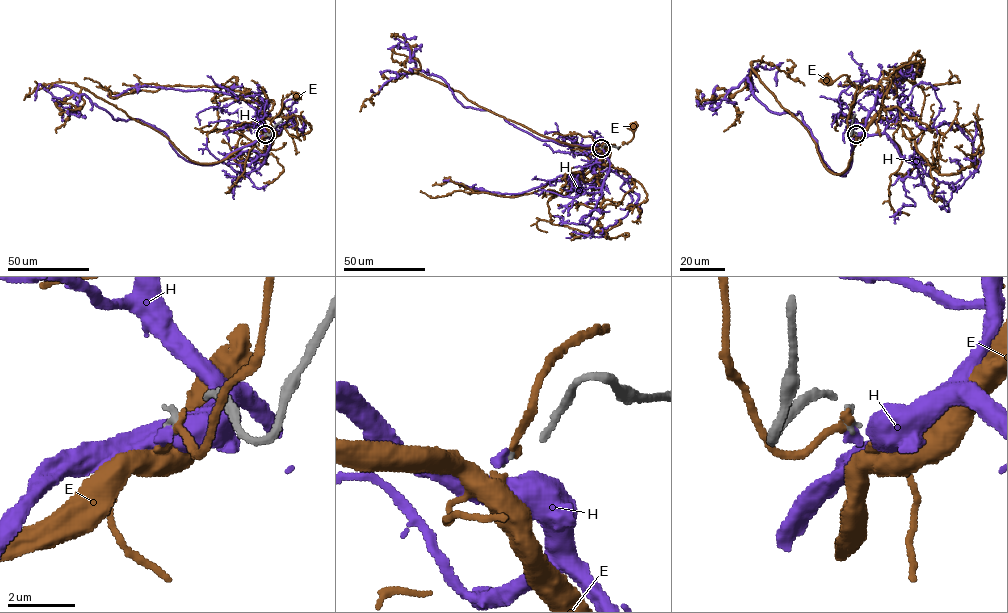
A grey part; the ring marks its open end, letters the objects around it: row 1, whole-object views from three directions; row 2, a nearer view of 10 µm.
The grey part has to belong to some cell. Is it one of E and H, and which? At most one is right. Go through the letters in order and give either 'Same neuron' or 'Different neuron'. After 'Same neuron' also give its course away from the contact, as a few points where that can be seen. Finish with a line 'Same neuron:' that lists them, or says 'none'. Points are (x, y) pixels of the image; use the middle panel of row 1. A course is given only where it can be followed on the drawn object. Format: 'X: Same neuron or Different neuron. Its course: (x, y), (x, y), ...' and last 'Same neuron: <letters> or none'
E: Different neuron
H: Same neuron. Its course: (601, 148), (540, 140), (488, 110), (464, 107), (439, 77), (414, 68), (387, 81), (377, 93), (371, 91)
Same neuron: H

